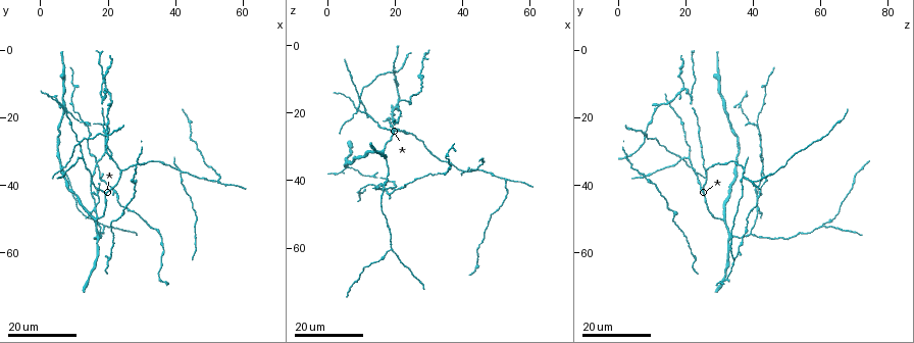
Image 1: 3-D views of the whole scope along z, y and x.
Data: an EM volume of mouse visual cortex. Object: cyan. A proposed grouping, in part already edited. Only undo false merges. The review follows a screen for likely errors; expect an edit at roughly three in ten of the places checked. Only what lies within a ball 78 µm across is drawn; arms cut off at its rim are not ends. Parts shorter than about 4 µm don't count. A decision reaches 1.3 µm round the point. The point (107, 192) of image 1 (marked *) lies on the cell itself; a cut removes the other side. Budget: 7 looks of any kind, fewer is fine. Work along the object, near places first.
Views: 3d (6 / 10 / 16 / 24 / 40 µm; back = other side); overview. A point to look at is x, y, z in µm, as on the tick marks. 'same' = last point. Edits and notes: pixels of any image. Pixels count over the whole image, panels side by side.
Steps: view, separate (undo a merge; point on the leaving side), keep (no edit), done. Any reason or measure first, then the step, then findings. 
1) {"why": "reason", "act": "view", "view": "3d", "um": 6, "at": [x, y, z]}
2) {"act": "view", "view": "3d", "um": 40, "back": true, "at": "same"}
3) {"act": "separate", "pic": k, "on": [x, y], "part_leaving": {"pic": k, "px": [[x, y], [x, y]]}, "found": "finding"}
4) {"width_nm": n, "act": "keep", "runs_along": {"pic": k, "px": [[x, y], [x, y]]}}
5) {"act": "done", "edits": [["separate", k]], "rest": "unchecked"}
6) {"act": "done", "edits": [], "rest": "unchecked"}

{"why": "three arms meet", "act": "view", "view": "3d", "um": 16, "at": [18.5, 51.5, 60.0]}

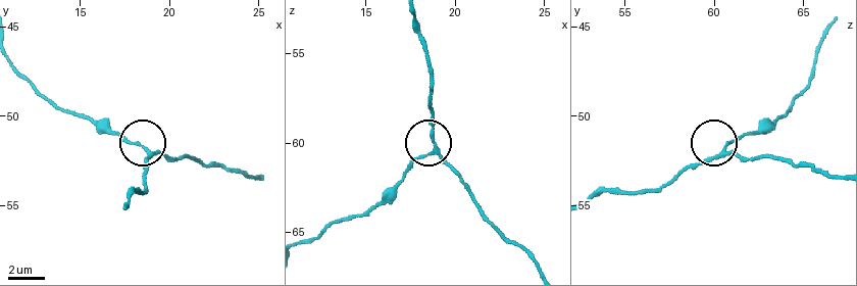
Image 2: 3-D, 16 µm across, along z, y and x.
{"act": "view", "view": "3d", "um": 10, "at": [19.0, 52.1, 60.7]}

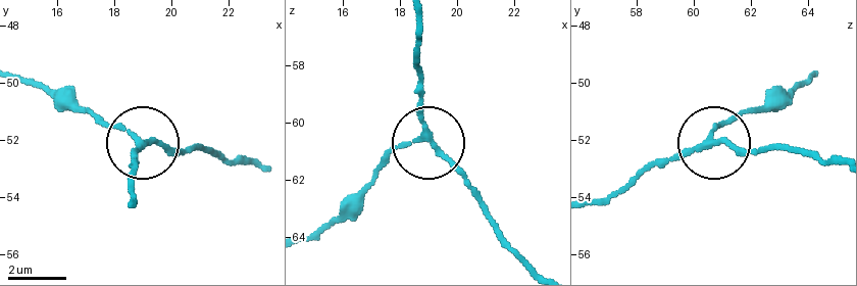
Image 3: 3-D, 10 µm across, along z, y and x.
{"side_arm_um": 17, "arms": 3, "act": "keep", "found": "all the same cell"}

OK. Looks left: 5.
{"why": "two arms in line, one across", "act": "view", "view": "3d", "um": 24, "at": [16.5, 33.0, 42.5]}

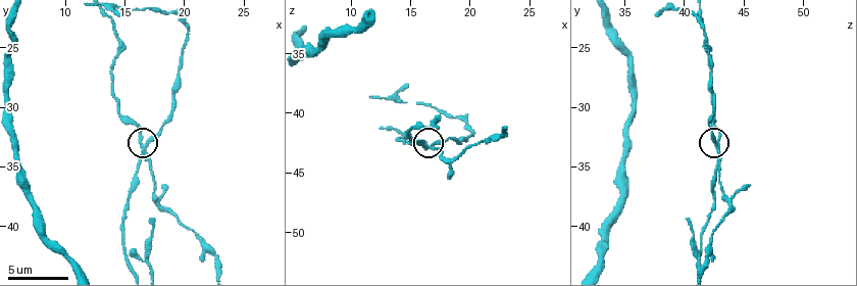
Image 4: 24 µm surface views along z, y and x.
{"act": "view", "view": "3d", "um": 10, "at": [16.6, 33.0, 42.6]}

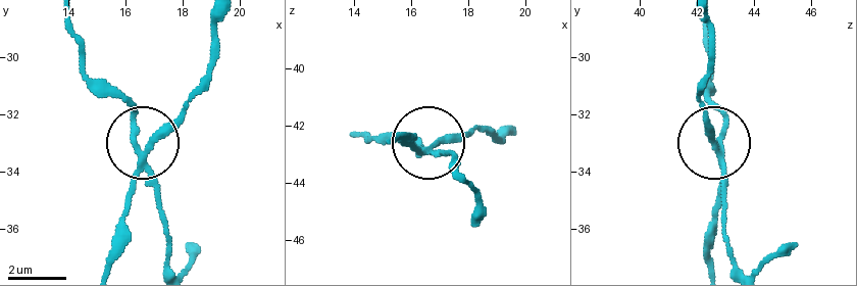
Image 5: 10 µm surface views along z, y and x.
{"arms": 3, "act": "separate", "pic": 5, "on": [160, 196], "part_leaving": {"pic": 5, "px": [[144, 160], [165, 231], [165, 268]]}, "found": "a second cell is stuck on"}

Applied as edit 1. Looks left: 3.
{"act": "view", "view": "overview"}

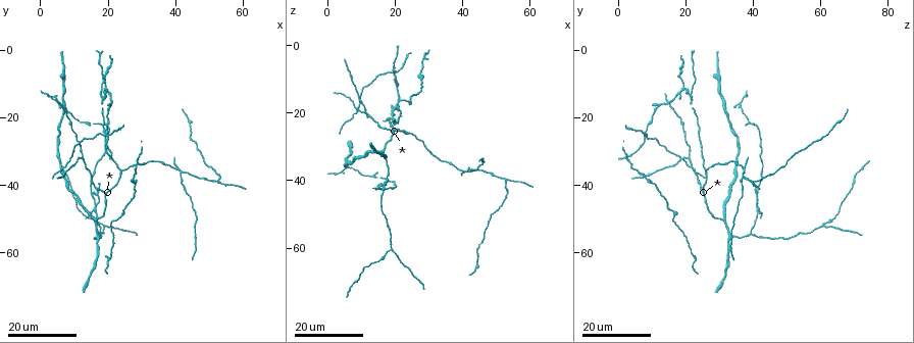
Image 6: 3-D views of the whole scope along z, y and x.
{"why": "three arms meet", "act": "view", "view": "3d", "um": 16, "at": [17.0, 54.5, 40.0]}

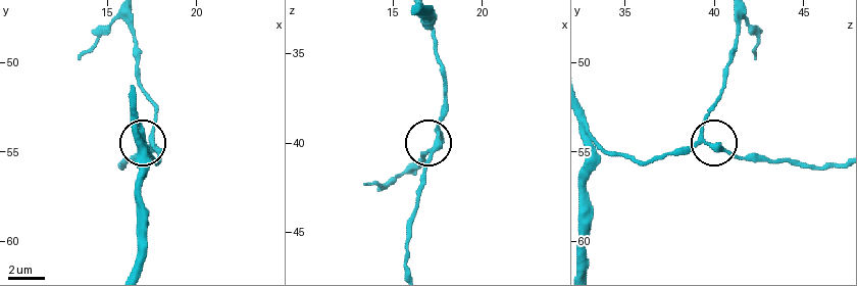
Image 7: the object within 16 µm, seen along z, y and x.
{"act": "view", "view": "3d", "um": 10, "at": [17.5, 54.3, 39.2]}

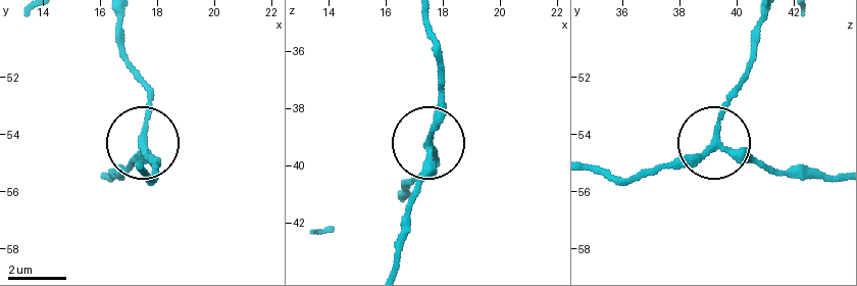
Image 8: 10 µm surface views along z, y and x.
{"width_nm": 230, "act": "keep", "found": "all the same cell"}

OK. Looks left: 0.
{"act": "done", "edits": [["separate", 5]], "rest": "unchecked"}

